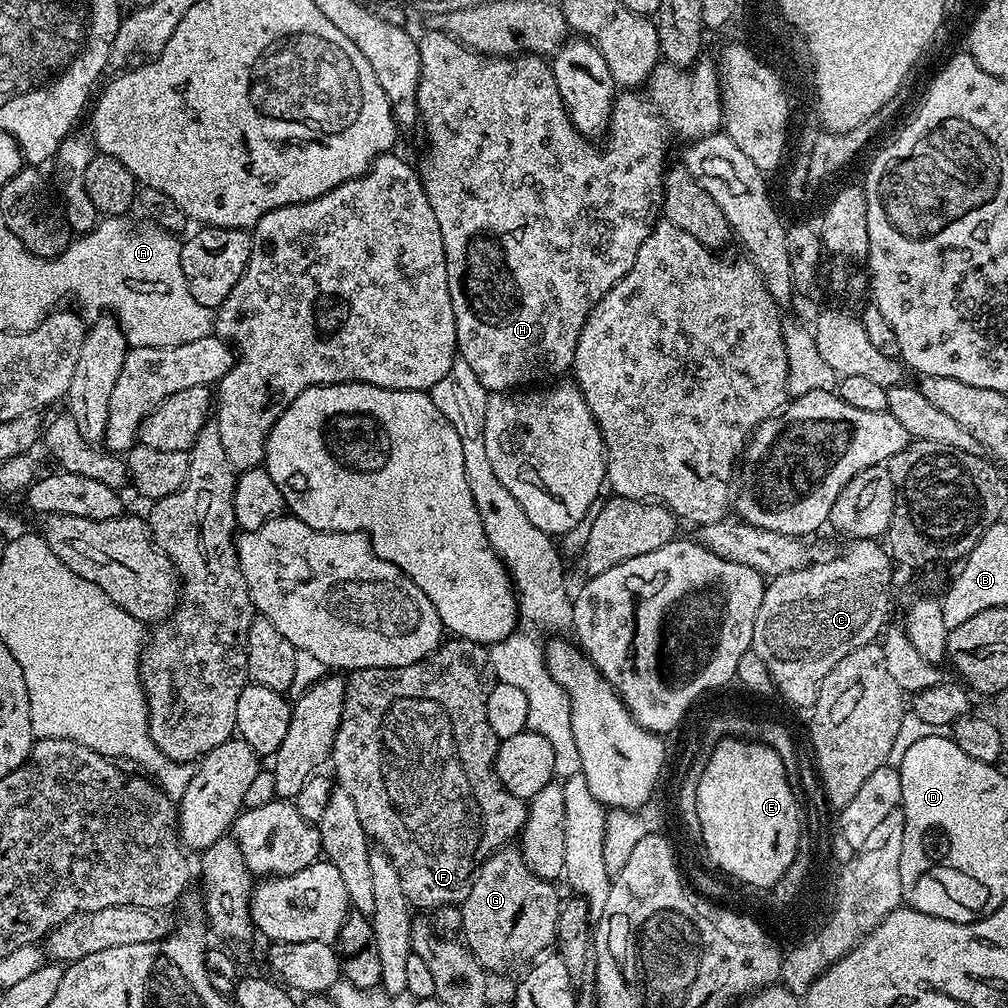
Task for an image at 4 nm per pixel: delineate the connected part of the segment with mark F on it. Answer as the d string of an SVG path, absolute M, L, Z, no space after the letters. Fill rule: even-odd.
M448 638L436 651L410 666L358 668L347 677L346 683L348 689L346 690L342 722L338 728L338 734L334 738L330 757L330 768L336 771L335 779L338 781L339 787L344 788L346 794L350 794L350 799L354 802L354 807L358 809L358 818L362 822L369 841L376 843L377 840L380 843L377 845L394 862L394 866L402 878L402 890L409 905L415 906L417 909L420 907L439 910L463 904L465 898L470 894L470 886L473 876L476 875L476 869L493 852L498 852L509 842L515 841L524 831L524 824L528 818L528 804L507 792L496 773L496 751L500 748L501 740L494 734L494 730L490 730L490 722L486 718L486 702L490 698L490 690L494 683L488 648L478 642Z

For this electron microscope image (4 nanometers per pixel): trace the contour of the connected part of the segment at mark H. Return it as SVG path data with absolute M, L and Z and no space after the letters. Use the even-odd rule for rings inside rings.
M434 30L428 32L423 37L419 37L420 45L420 81L416 87L416 110L418 113L419 123L424 123L424 136L428 139L428 157L424 160L424 165L419 165L420 180L424 184L426 190L426 198L430 198L430 210L434 210L434 218L438 218L438 230L442 230L442 246L446 250L446 278L450 286L450 302L454 306L454 322L456 323L456 351L459 359L466 362L466 366L470 366L470 370L474 370L474 374L478 374L478 382L482 382L482 386L487 388L489 393L506 392L509 390L520 390L525 386L536 386L541 382L551 381L553 378L560 378L563 372L567 373L571 369L574 362L574 350L578 346L578 338L584 329L584 323L587 322L589 314L594 310L594 306L605 296L621 278L626 275L634 266L634 258L638 254L638 250L642 246L642 242L646 242L646 238L651 234L653 228L656 227L662 216L664 206L664 173L666 171L666 163L664 159L668 156L668 139L675 132L681 132L684 136L692 136L688 138L699 138L702 136L712 136L718 131L721 131L724 122L724 103L720 101L720 73L717 65L712 64L707 58L701 58L692 65L691 68L685 70L676 68L674 65L661 62L657 64L653 72L648 75L646 81L646 89L648 88L648 96L644 90L624 90L617 95L612 101L612 119L608 122L608 130L606 139L603 141L604 149L595 148L593 141L589 137L581 134L572 124L572 120L568 117L568 112L564 109L562 102L562 94L558 94L558 86L556 79L552 73L551 63L543 56L535 54L521 54L518 56L486 56L483 52L473 52L471 48L461 44L455 37L448 35L447 32Z

